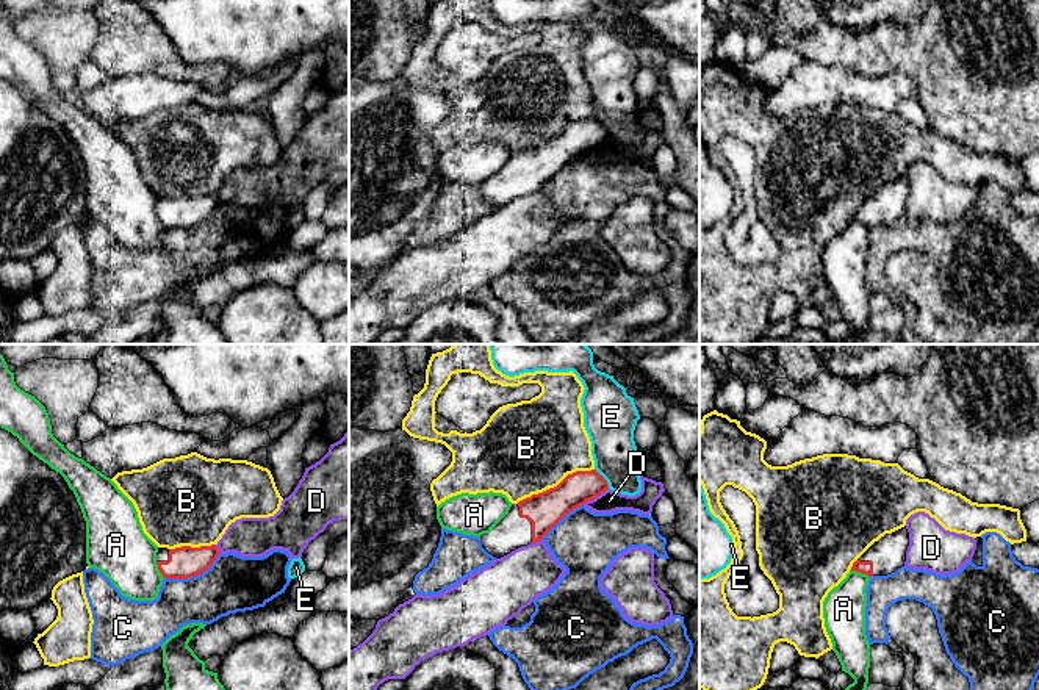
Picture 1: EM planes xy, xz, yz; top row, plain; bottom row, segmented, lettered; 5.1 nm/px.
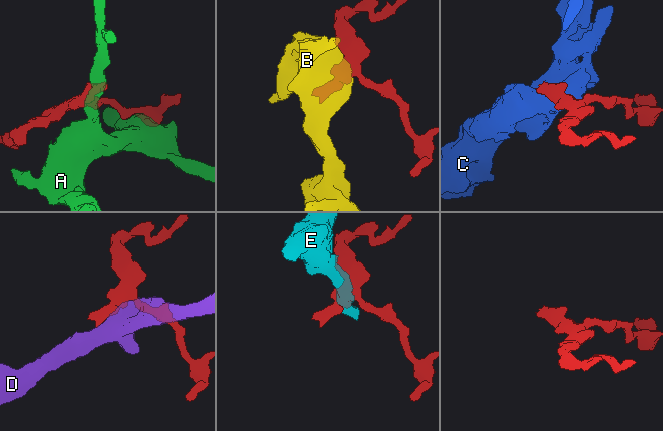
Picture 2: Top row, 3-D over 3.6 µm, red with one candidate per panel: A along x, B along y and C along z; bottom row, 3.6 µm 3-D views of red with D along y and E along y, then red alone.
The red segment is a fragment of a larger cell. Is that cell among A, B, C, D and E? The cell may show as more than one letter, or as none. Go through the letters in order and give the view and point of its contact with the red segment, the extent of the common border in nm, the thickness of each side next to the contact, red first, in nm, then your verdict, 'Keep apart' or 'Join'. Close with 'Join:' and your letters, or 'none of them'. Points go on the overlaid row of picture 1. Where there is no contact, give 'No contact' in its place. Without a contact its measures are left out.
A: Touches red at yz (859, 571). Shared border 110 nm. Thickness 60 nm (red) against 220 nm. Keep apart
B: Touches red at xz (554, 487). Shared border 440 nm. Thickness 180 nm (red) against 480 nm. Keep apart
C: Touches red at xy (193, 576). Shared border 320 nm. Thickness 160 nm (red) against 300 nm. Keep apart
D: Touches red at xz (595, 496). Shared border 160 nm. Thickness 170 nm (red) against 120 nm. Keep apart
E: Touches red at xz (604, 479). Shared border 130 nm. Thickness 170 nm (red) against 220 nm. Keep apart
Join: none of them

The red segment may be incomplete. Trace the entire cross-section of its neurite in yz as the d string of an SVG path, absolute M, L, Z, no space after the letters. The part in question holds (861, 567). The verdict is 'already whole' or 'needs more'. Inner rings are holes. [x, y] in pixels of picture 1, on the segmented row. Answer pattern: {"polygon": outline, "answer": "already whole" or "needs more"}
{"polygon": "M904 527L886 534L875 541L851 566L851 571L872 576L887 576L904 566L909 532Z", "answer": "needs more"}

